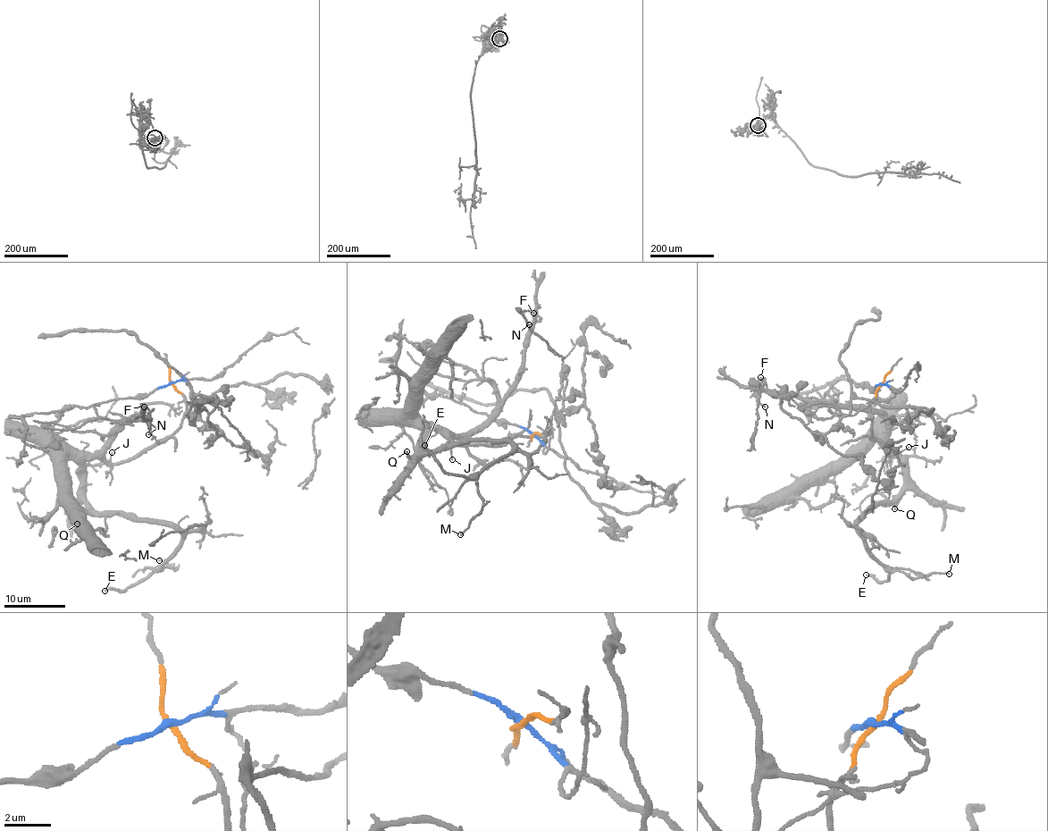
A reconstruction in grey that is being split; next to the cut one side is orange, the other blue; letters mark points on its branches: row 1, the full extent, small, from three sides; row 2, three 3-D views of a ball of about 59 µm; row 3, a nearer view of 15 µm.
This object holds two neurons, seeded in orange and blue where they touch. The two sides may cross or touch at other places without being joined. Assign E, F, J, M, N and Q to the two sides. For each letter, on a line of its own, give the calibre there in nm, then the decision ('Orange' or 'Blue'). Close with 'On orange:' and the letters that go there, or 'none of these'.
E: Thickness 190 nm. Orange
F: Thickness 150 nm. Orange
J: Thickness 100 nm. Orange
M: Thickness 110 nm. Orange
N: Thickness 130 nm. Orange
Q: Thickness 220 nm. Orange
On orange: E, F, J, M, N, Q

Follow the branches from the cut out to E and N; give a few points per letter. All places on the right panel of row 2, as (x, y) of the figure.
E: (882, 383), (872, 435), (901, 462), (904, 485), (861, 517), (864, 545), (890, 575), (866, 574)
N: (882, 383), (871, 418), (890, 455), (884, 419), (865, 408), (762, 390), (757, 399), (765, 407)

